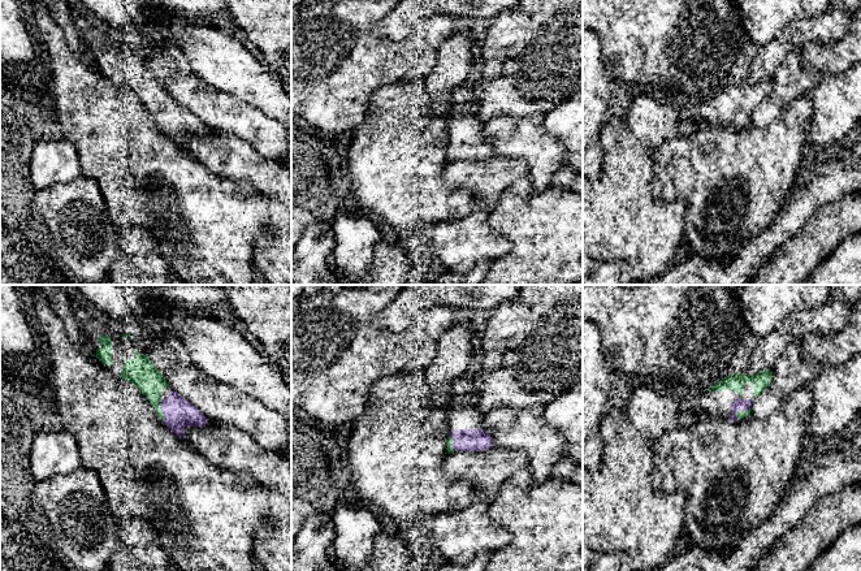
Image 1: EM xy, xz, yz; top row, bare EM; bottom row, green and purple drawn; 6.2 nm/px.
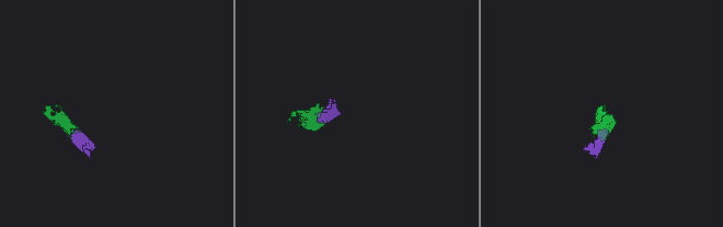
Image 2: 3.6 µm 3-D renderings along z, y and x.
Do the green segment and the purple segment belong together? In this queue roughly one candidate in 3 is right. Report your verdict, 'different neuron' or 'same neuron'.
same neuron

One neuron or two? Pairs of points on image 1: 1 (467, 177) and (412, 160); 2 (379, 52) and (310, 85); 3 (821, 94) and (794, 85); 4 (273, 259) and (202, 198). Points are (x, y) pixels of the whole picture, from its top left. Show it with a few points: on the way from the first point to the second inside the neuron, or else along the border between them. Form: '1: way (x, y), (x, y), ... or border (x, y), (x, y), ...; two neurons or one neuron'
1: border (448, 161), (444, 168), (442, 180), (466, 190); two neurons
2: way (362, 60), (334, 60), (327, 68); one neuron
3: border (814, 85), (807, 94); two neurons
4: border (268, 215), (267, 234), (254, 242), (255, 269); two neurons

